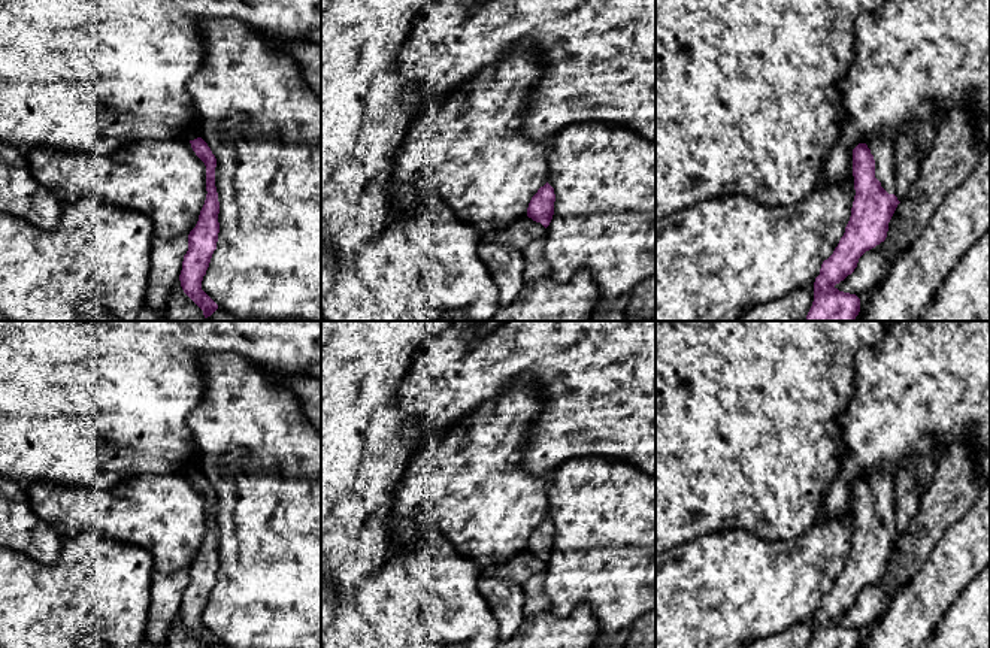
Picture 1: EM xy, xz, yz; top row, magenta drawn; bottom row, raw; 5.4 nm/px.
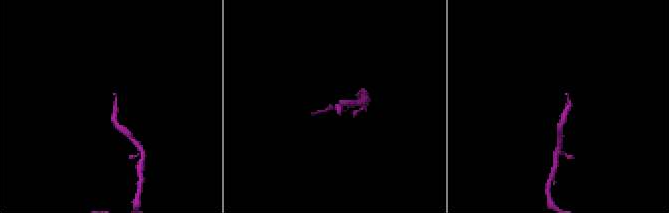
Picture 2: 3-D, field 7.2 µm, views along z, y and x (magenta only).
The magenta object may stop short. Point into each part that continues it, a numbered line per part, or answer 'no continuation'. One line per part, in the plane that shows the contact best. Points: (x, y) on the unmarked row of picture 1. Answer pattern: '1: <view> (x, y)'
1: yz (883, 483)

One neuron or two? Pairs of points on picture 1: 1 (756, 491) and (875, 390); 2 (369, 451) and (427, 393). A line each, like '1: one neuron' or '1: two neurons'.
1: two neurons
2: two neurons

